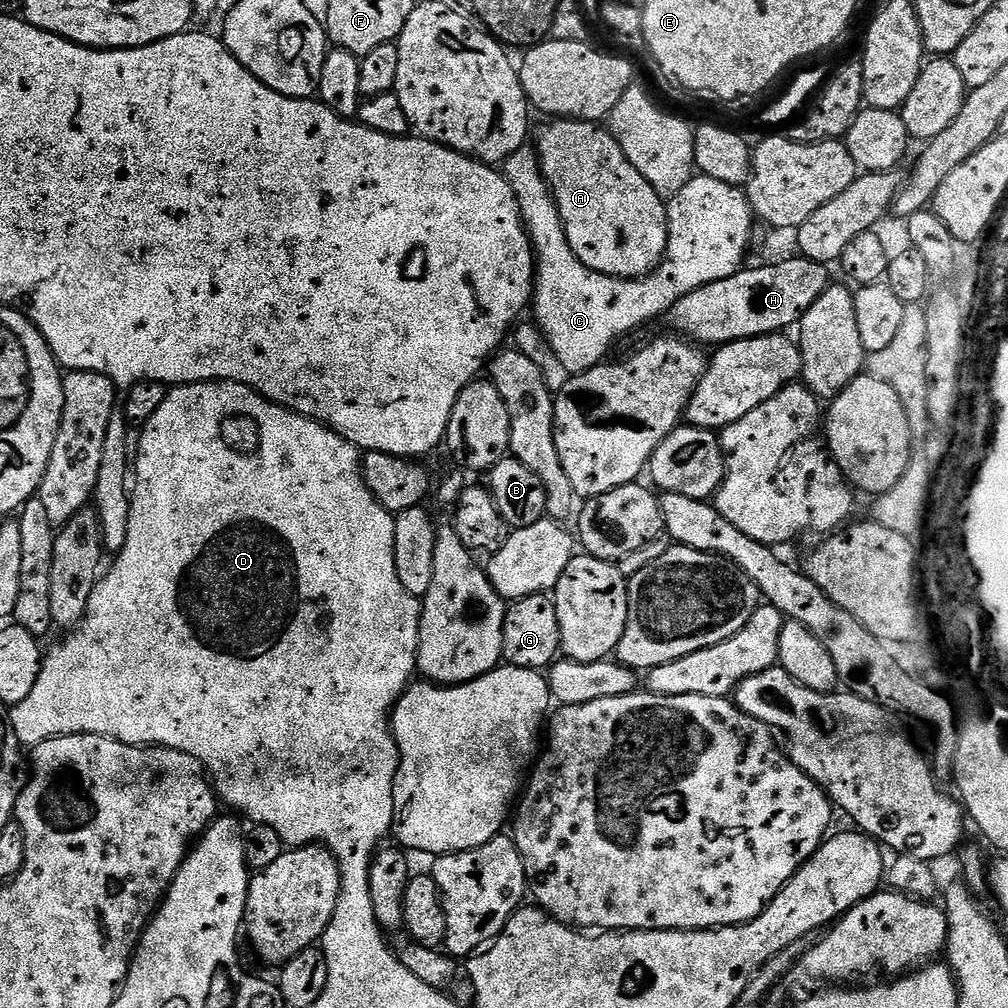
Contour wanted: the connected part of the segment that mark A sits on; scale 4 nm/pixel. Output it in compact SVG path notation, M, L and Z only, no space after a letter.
M556 118L548 122L537 136L535 133L534 151L540 161L540 175L556 200L570 250L574 250L585 266L604 276L623 276L625 280L635 280L656 271L667 248L666 200L631 165L607 127L596 122Z

